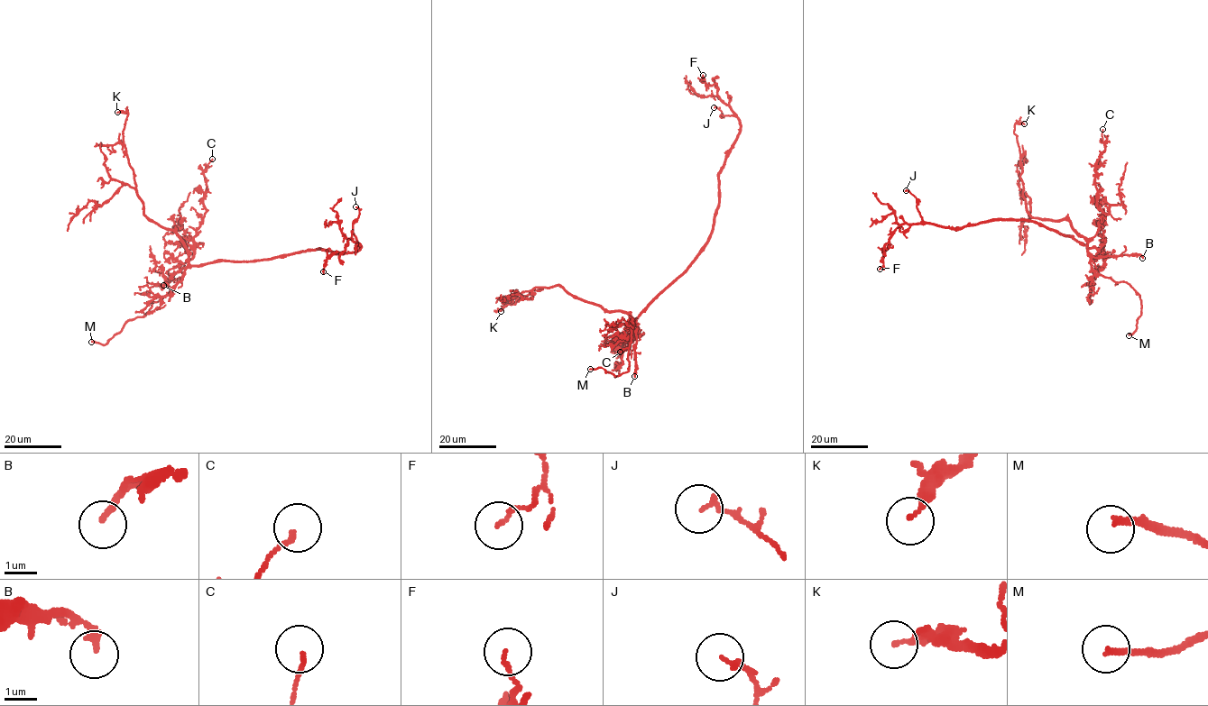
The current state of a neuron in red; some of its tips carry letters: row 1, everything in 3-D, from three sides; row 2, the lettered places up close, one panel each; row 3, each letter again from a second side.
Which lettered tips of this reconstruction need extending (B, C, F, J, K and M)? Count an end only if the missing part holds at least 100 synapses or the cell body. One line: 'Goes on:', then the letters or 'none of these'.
Goes on: M

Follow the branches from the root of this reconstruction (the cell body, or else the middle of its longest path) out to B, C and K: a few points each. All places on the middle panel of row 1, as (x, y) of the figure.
B: (675, 280), (634, 320), (634, 376)
C: (675, 280), (634, 319), (638, 331), (632, 338), (632, 334), (624, 339), (621, 352), (617, 353), (620, 352)
K: (675, 280), (634, 319), (574, 297), (558, 285), (509, 297), (501, 311)

